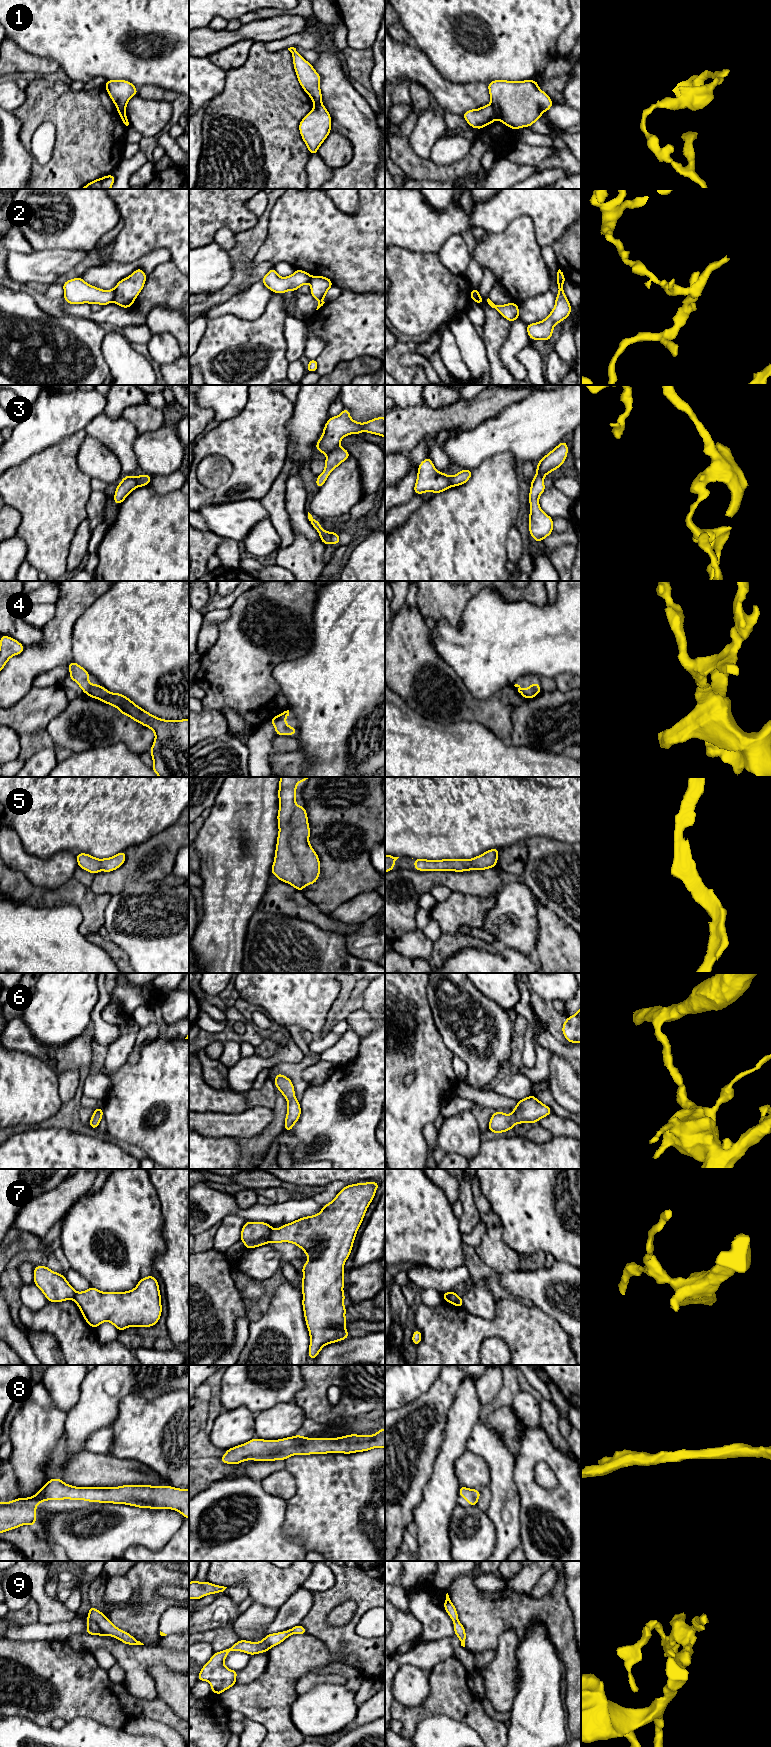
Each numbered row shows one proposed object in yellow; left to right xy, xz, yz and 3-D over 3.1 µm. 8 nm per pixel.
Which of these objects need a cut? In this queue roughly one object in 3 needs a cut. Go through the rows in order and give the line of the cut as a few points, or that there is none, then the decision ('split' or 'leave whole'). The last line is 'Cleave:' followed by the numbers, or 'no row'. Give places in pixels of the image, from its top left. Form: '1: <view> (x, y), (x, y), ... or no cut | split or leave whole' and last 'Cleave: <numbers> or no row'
1: yz (491, 103), (496, 117) | split
2: xy (113, 289), (115, 293), (114, 301) | split
3: xz (339, 445), (327, 454) | split
4: no cut | leave whole
5: no cut | leave whole
6: no cut | leave whole
7: xz (272, 1229), (268, 1241) | split
8: no cut | leave whole
9: xy (88, 1616), (107, 1634) | split
Cleave: 1, 2, 3, 7, 9

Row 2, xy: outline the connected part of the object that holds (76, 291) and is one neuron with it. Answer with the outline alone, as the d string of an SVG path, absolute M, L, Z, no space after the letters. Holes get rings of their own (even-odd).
M81 277L67 280L62 286L63 298L72 305L97 303L103 307L114 302L116 295L114 289L102 290L86 283Z

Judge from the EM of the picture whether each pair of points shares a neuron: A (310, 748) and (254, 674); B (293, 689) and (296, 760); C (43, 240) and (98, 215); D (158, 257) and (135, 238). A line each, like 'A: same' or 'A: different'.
A: different
B: different
C: same
D: different

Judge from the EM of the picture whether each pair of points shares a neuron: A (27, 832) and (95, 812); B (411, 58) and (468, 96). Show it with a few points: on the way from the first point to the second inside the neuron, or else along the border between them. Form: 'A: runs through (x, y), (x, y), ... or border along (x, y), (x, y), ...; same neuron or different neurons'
A: runs through (44, 815), (47, 812), (78, 812); same neuron
B: runs through (425, 72), (450, 96), (454, 96); same neuron

